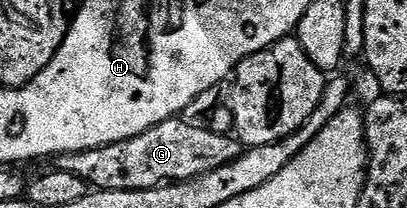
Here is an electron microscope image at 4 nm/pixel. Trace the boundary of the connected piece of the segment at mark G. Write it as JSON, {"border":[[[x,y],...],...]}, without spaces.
{"border":[[[172,119],[121,143],[109,143],[80,153],[64,153],[54,158],[53,165],[61,171],[69,171],[69,175],[77,175],[95,189],[137,191],[156,189],[159,185],[188,181],[209,171],[217,171],[217,167],[233,163],[240,152],[240,142],[234,136],[189,127],[189,123],[182,119]]]}

